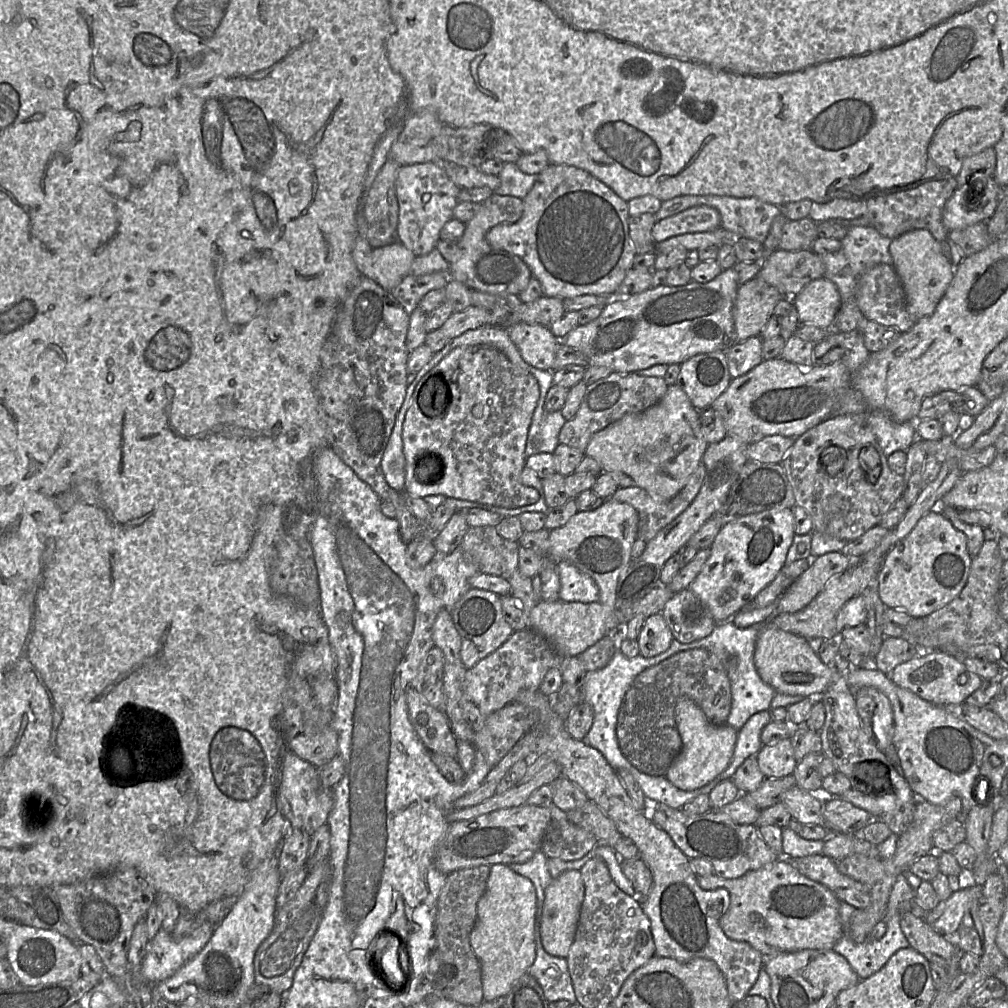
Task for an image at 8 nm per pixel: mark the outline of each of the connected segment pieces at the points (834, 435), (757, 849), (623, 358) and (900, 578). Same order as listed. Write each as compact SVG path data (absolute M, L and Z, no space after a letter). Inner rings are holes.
M866 404L866 408L860 412L829 417L795 438L793 446L781 462L792 487L796 505L804 508L811 517L812 531L846 541L854 540L879 524L892 504L902 497L904 477L890 469L887 457L870 430L868 418L871 412ZM829 447L837 447L845 452L843 468L835 475L827 473L821 464L821 454Z
M658 804L649 808L649 814L650 819L670 835L687 857L709 861L714 868L713 874L717 876L726 879L738 878L779 859L758 833L754 824L737 824L721 812L709 811L705 814L688 815L680 809Z
M732 267L722 270L706 283L692 280L682 286L664 284L629 297L615 297L602 307L598 318L578 325L559 341L581 351L588 359L588 366L605 366L619 373L631 373L657 364L681 365L697 354L727 351L737 342L732 311L738 287L737 275Z
M937 508L933 509L923 515L916 523L914 528L909 532L909 534L901 541L899 541L894 547L892 547L885 555L880 570L877 574L879 596L886 607L891 607L904 611L914 618L928 616L934 611L942 608L943 606L951 602L959 595L959 593L962 591L967 583L971 562L972 556L969 554L967 549L966 535L962 531L956 529L953 524Z

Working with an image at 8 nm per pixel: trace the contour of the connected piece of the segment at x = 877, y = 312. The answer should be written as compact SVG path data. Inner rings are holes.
M877 264L860 276L856 291L856 304L867 320L896 327L901 333L909 331L917 322L907 311L905 292L892 264Z

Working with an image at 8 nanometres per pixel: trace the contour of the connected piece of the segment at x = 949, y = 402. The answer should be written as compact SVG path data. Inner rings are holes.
M977 387L958 390L946 390L926 397L917 415L917 420L939 419L947 412L973 417L981 413L989 404L989 400Z

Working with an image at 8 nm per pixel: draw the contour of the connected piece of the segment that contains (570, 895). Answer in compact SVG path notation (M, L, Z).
M568 870L553 878L545 891L541 920L541 939L544 949L552 956L566 958L574 942L585 888L580 870Z

